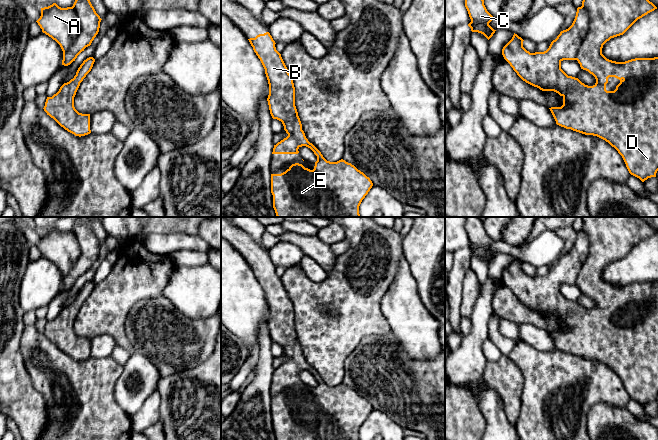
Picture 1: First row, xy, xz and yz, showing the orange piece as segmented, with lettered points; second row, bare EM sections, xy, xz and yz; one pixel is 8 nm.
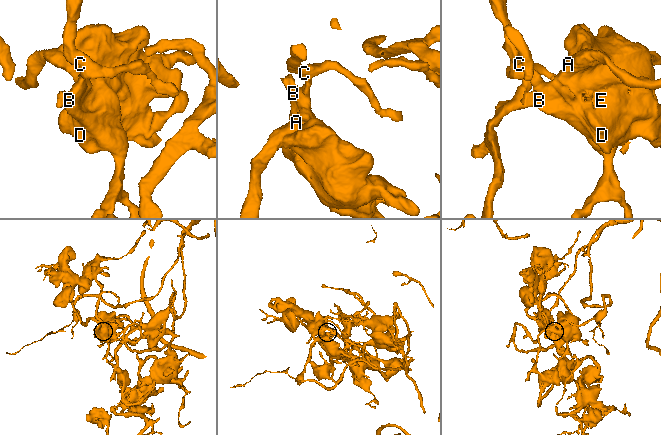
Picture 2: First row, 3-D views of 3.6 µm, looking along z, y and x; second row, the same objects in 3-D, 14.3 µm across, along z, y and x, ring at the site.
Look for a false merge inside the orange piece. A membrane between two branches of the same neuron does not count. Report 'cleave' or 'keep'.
keep

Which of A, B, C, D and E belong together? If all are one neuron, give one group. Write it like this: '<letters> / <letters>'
A B C D E

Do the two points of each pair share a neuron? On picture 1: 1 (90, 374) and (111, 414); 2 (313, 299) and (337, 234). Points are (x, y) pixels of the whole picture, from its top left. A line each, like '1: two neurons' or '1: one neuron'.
1: one neuron
2: one neuron

